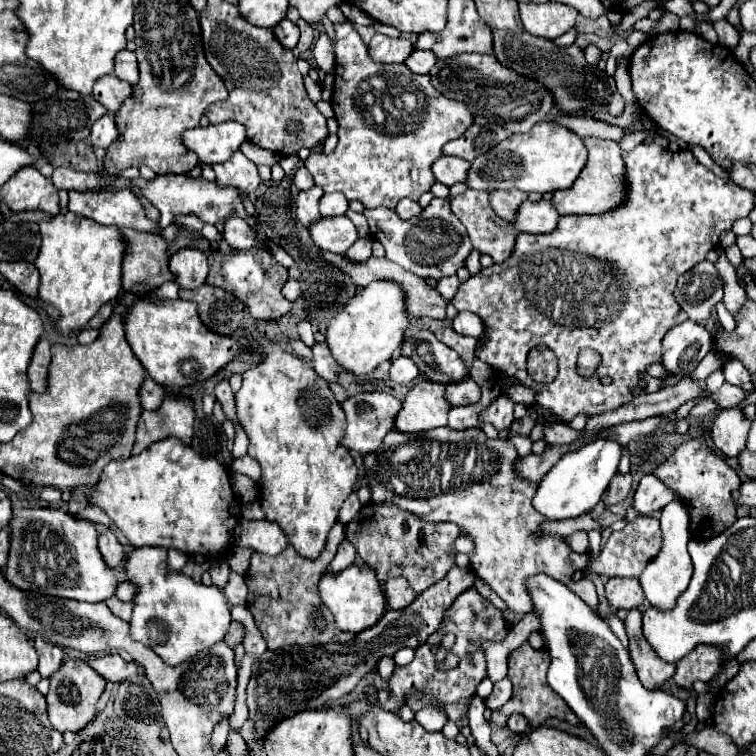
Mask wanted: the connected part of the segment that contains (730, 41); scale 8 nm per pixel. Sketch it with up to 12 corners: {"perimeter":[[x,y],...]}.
{"perimeter":[[727,20],[715,22],[719,44],[737,48],[739,32]]}

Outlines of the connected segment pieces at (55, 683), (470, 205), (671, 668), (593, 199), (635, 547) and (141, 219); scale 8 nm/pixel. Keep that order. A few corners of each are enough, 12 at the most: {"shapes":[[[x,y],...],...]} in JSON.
{"shapes":[[[83,660],[51,676],[47,712],[57,732],[97,714],[105,680]],[[489,194],[451,200],[475,250],[497,264],[511,256],[517,230],[501,220]],[[643,614],[623,620],[629,652],[645,688],[659,688],[675,674],[643,636]],[[615,140],[589,152],[571,188],[553,194],[561,216],[603,214],[625,200]],[[655,516],[613,532],[583,570],[639,578],[661,550]],[[129,190],[69,192],[69,210],[99,224],[155,232]]]}

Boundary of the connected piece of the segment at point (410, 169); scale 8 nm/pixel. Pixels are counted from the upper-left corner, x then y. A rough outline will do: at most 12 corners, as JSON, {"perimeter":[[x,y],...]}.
{"perimeter":[[335,24],[325,192],[419,200],[473,112]]}

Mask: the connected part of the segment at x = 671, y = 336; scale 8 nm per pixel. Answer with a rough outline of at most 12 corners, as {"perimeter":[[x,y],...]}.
{"perimeter":[[683,322],[663,338],[669,376],[691,376],[711,348],[711,334]]}

